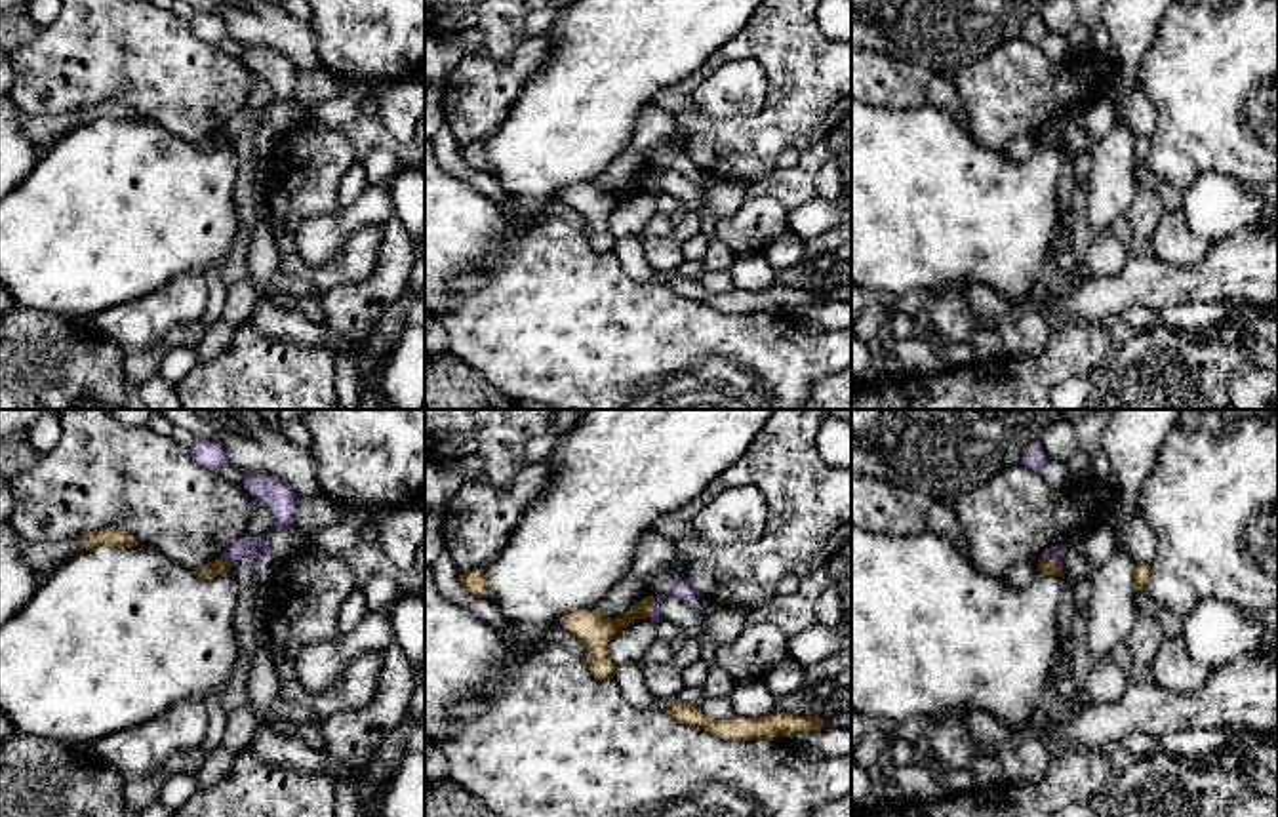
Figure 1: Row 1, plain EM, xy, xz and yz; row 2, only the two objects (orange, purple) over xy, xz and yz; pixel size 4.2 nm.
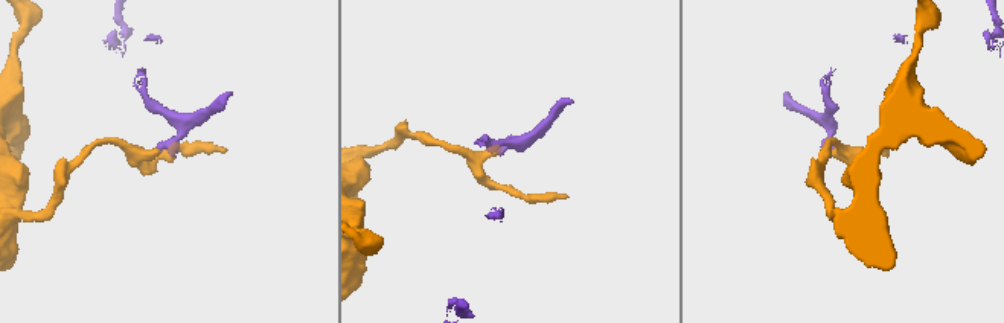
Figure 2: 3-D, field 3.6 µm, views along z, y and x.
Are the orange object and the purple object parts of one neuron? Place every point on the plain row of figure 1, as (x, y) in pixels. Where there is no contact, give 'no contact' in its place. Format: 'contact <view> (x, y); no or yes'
contact yz (1050, 132); no

